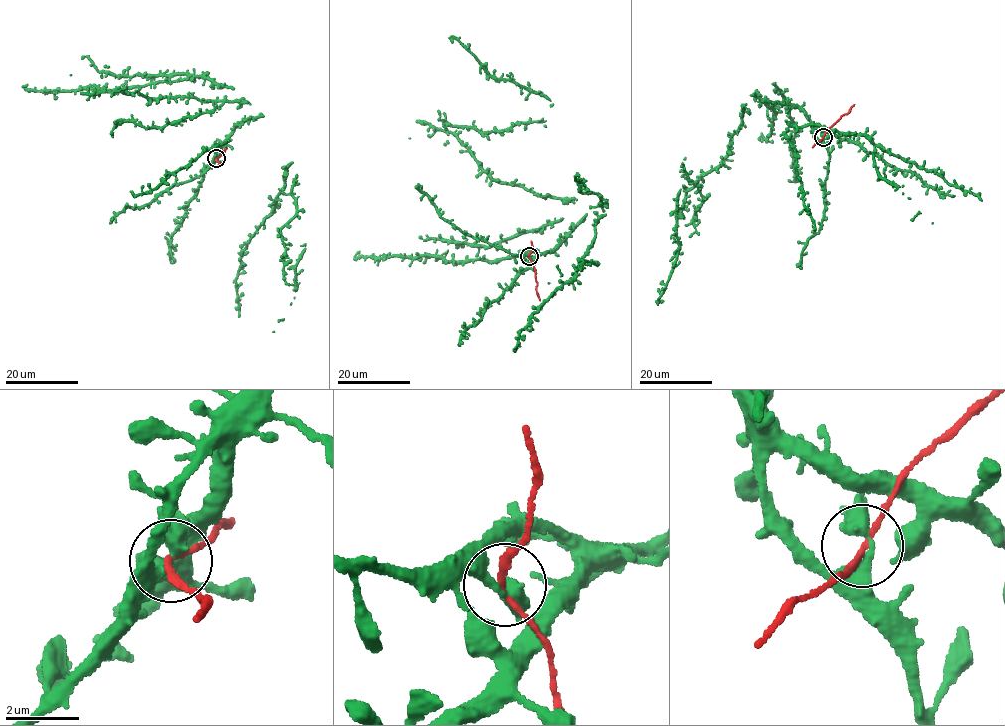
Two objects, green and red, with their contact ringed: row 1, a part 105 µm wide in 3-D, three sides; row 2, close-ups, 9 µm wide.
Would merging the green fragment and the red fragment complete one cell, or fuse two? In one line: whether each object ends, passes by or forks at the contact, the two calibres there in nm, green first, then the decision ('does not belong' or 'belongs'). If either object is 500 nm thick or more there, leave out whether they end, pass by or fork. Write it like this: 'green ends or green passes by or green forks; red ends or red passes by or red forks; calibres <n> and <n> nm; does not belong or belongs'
green passes by; red passes by; calibres 320 and 160 nm; belongs

